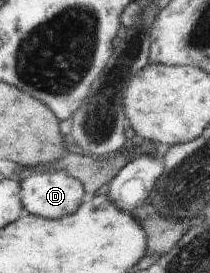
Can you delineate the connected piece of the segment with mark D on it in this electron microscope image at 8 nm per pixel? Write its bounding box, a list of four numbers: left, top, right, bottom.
[20,171,86,220]

